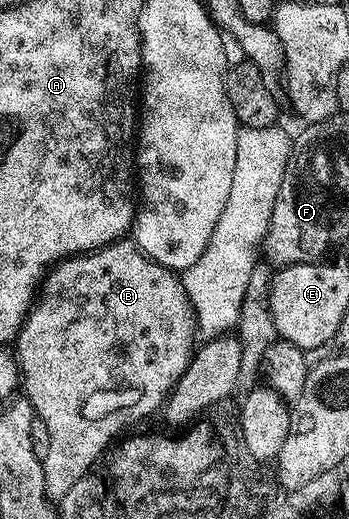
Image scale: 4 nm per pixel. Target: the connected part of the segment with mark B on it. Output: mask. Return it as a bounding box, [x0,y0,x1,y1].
[16,240,196,500]

